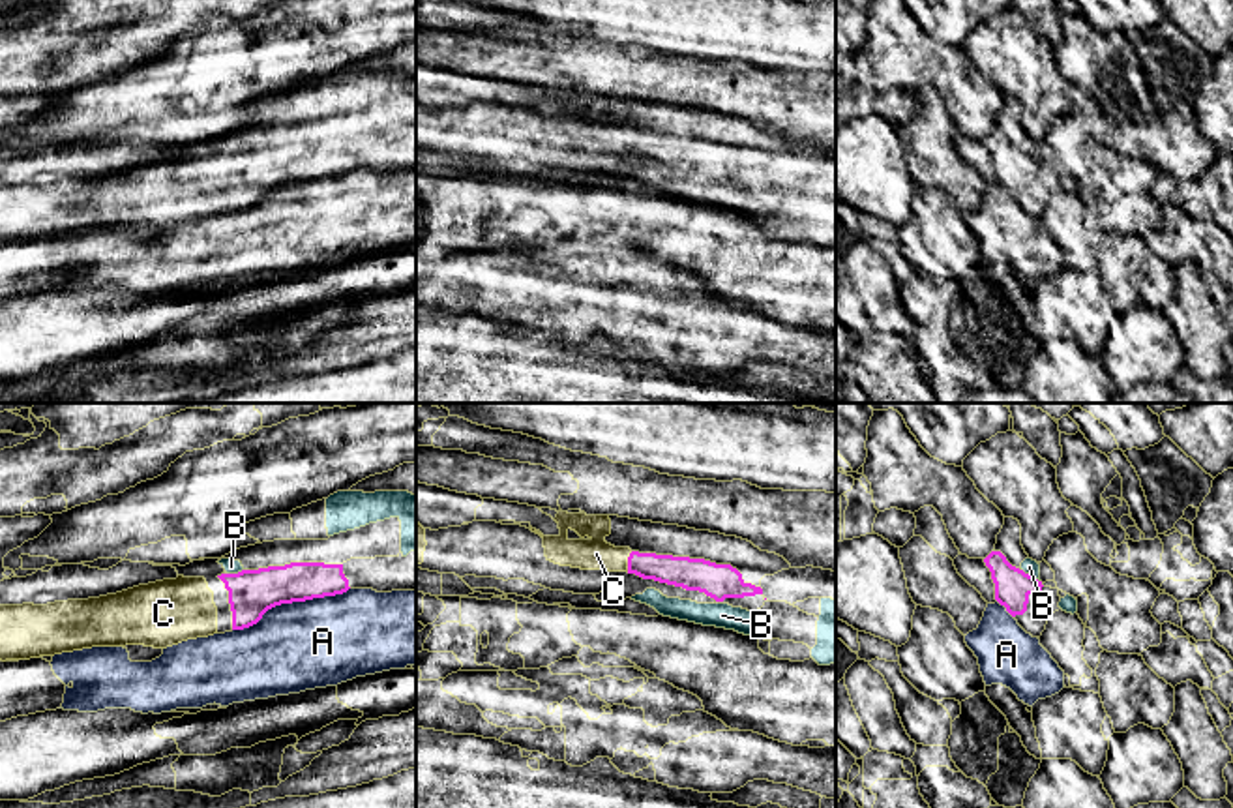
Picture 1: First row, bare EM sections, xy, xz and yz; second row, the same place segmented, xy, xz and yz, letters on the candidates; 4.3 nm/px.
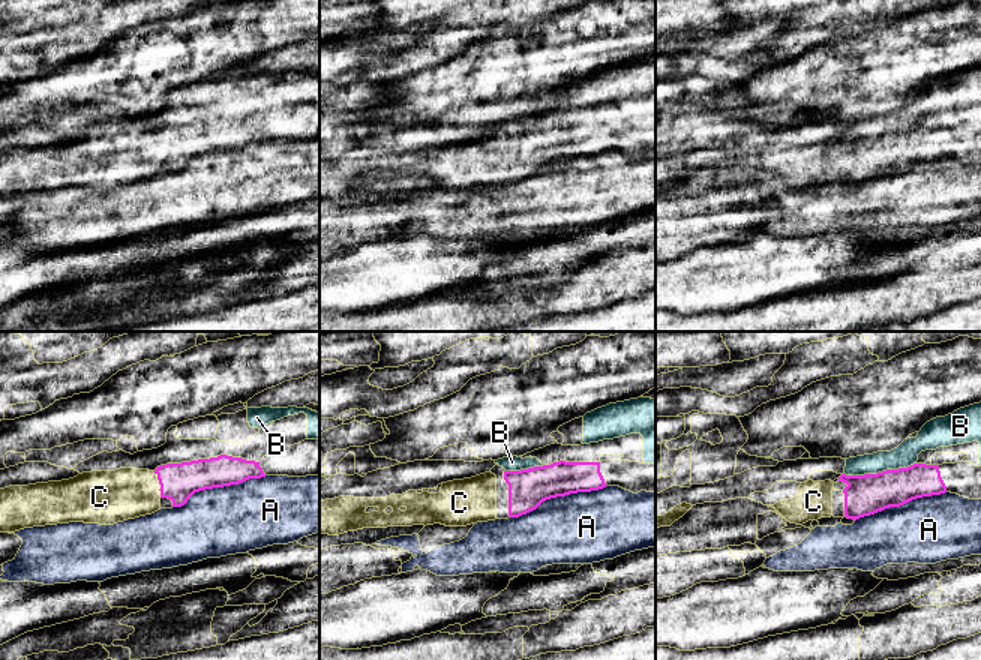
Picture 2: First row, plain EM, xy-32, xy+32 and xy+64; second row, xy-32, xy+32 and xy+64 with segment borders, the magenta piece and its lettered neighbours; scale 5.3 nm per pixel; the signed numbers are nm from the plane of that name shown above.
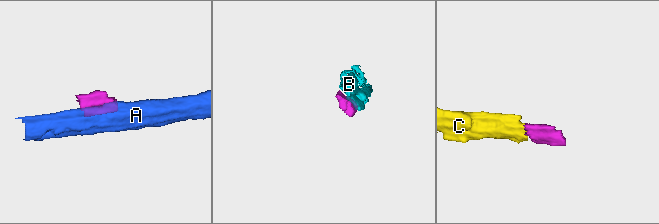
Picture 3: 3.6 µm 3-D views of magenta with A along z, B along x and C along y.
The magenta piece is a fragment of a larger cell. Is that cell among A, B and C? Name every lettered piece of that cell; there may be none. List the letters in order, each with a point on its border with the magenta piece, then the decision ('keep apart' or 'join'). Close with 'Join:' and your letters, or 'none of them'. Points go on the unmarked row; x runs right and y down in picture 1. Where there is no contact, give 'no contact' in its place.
A: contact xy (291, 182); keep apart
B: contact yz (1031, 156); join
C: contact xz (628, 141); join
Join: B, C

